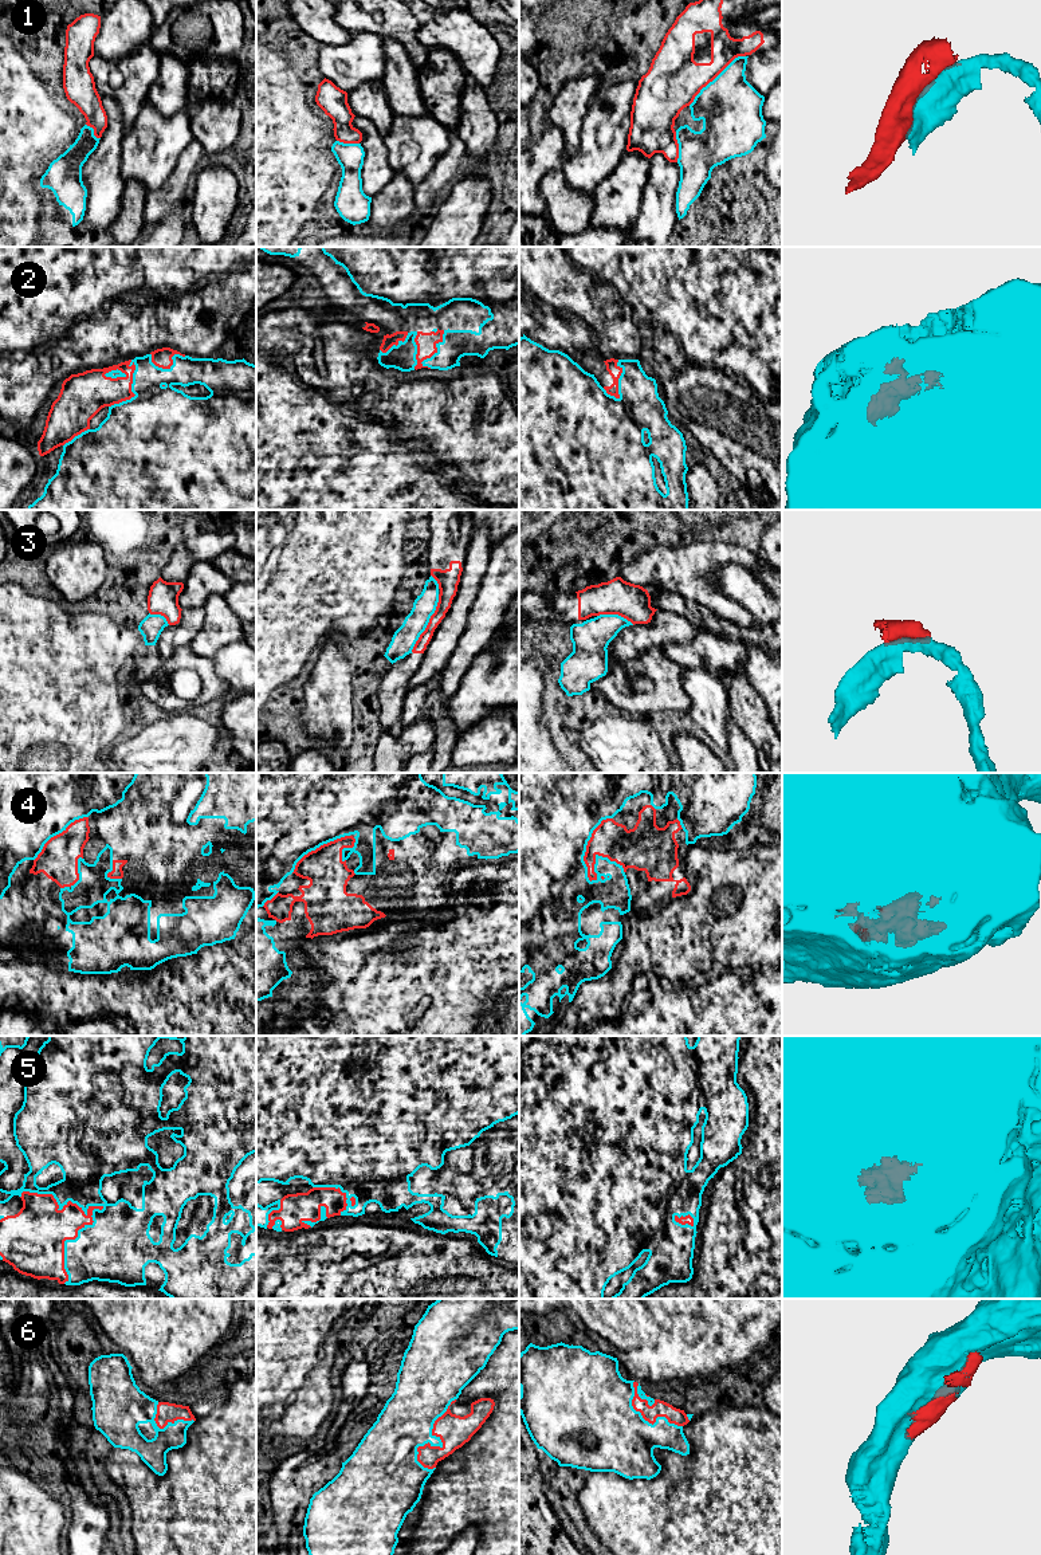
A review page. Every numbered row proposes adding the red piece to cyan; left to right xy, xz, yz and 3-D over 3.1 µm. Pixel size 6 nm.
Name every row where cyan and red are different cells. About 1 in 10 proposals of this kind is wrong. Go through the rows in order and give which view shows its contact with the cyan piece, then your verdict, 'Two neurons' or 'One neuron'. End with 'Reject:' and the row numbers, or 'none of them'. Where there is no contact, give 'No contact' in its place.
1: Touches cyan in yz. Two neurons
2: Touches cyan in xy. One neuron
3: Touches cyan in xz. Two neurons
4: Touches cyan in yz. One neuron
5: Touches cyan in xy. One neuron
6: Touches cyan in yz. One neuron
Reject: 1, 3

